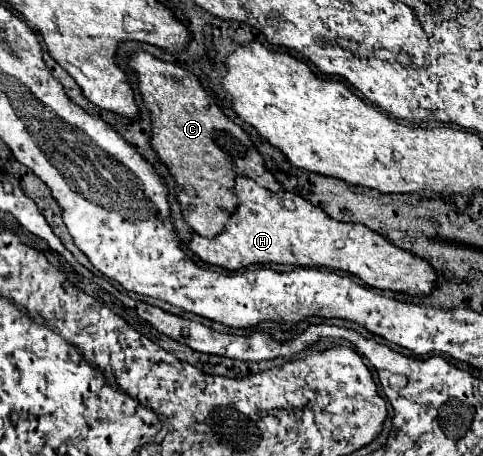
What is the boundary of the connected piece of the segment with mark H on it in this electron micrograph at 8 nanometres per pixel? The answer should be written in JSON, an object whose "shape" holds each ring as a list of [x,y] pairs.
{"shape":[[[249,177],[235,179],[235,193],[237,209],[231,213],[221,233],[215,237],[191,233],[189,249],[207,265],[217,265],[227,271],[237,271],[253,263],[331,267],[355,275],[371,287],[409,295],[427,295],[435,287],[435,271],[427,261],[395,247],[365,225],[335,221],[303,197],[289,191],[273,193]]]}

